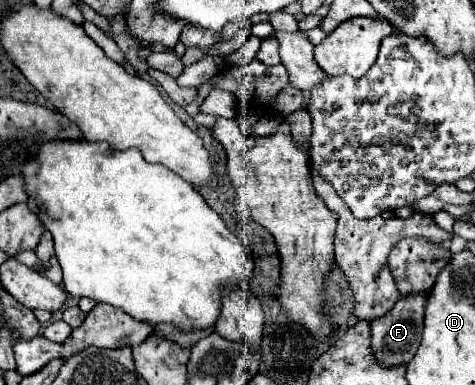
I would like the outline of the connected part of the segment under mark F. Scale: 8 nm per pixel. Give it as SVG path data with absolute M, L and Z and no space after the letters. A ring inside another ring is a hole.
M428 293L406 295L392 307L392 311L388 311L382 317L376 317L376 319L368 321L370 331L372 331L374 355L384 367L394 367L394 365L400 365L400 363L408 363L416 355L416 349L420 347L420 341L422 341L426 299L428 299Z

